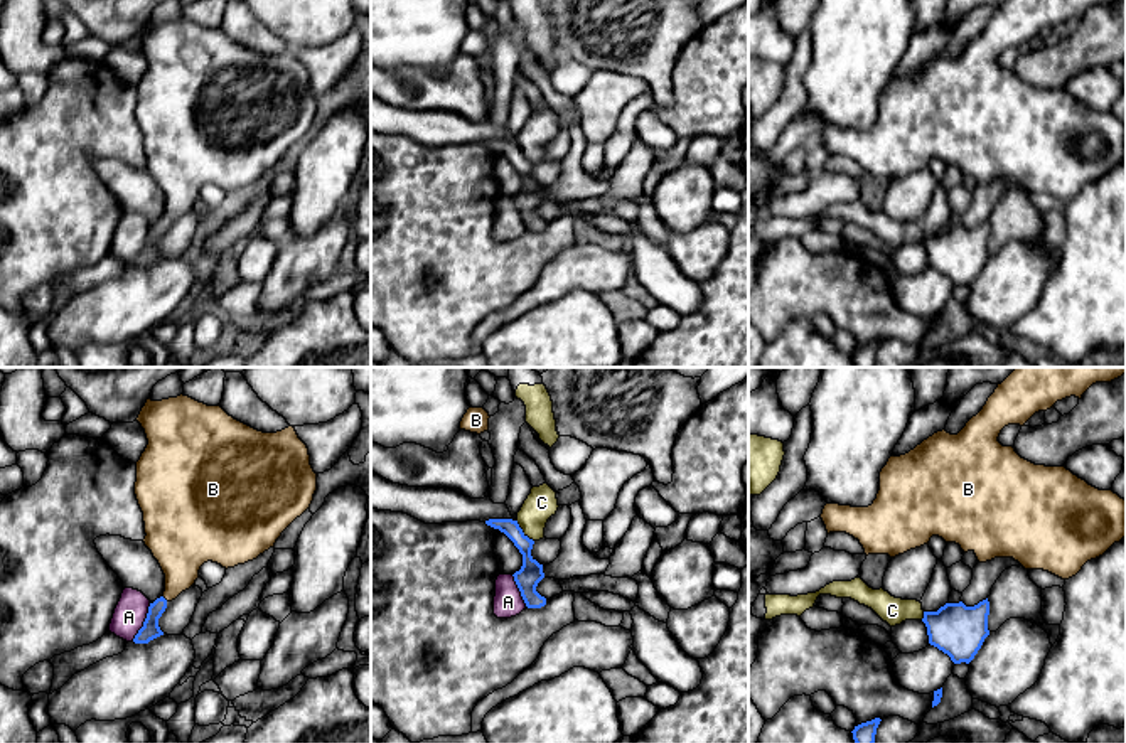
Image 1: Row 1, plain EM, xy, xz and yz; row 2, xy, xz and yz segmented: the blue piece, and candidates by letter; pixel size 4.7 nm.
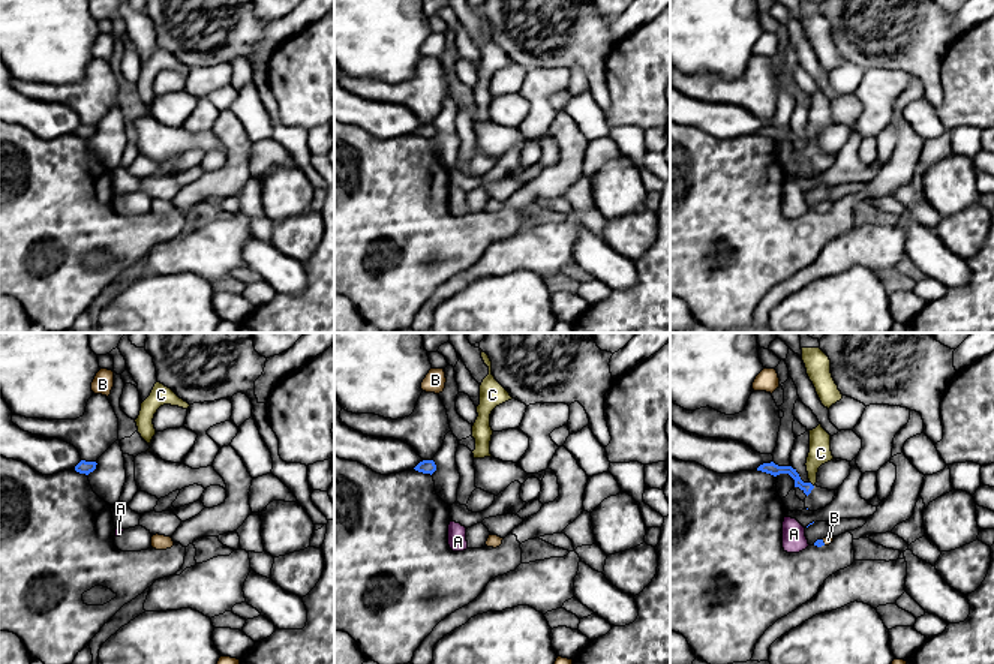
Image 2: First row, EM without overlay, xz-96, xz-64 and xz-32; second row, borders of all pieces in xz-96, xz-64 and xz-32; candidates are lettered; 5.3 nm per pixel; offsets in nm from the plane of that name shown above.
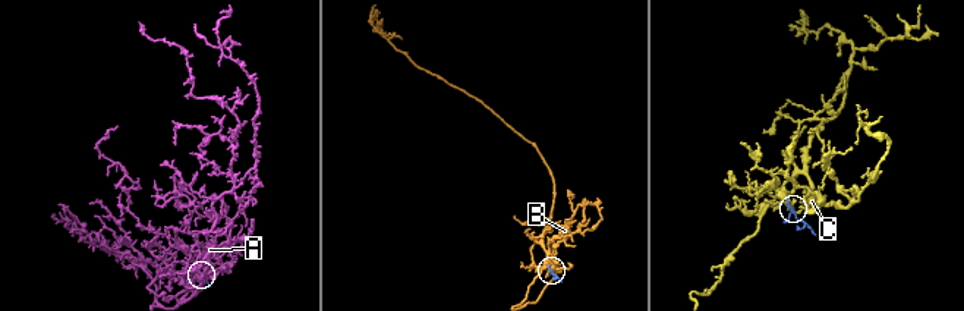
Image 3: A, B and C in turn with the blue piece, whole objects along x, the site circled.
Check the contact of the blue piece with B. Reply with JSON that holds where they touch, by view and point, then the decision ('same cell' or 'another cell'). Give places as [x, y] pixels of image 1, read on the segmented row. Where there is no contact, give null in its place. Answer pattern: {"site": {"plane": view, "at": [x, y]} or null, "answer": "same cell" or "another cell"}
{"site": {"plane": "xy", "at": [164, 598]}, "answer": "same cell"}

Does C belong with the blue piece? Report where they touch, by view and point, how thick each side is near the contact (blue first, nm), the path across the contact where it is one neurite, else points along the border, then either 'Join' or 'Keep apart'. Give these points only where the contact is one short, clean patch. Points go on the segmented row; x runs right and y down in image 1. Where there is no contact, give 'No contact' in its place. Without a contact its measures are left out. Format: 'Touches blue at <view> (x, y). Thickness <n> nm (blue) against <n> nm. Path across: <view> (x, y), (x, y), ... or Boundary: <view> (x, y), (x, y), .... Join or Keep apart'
Touches blue at xz (521, 531). Thickness 110 nm (blue) against 150 nm. Keep apart

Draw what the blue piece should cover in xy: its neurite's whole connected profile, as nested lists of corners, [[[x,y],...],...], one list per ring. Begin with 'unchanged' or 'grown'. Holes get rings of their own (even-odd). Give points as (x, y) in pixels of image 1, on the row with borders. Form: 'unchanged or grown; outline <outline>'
grown; outline [[[189,396],[147,399],[137,421],[148,445],[137,462],[135,495],[143,512],[145,546],[165,575],[165,591],[148,607],[135,644],[164,635],[158,618],[167,603],[189,590],[204,563],[234,568],[275,546],[282,532],[312,504],[317,473],[307,445],[293,426],[276,433],[258,431],[221,406]]]

